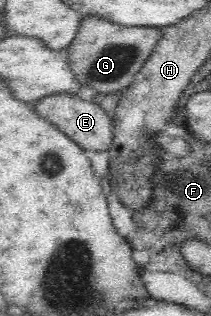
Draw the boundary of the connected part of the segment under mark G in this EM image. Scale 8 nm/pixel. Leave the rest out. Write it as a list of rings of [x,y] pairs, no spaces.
[[[100,17],[82,18],[74,40],[65,49],[67,62],[74,79],[82,86],[94,88],[101,98],[133,83],[161,36],[159,27],[127,27]]]

